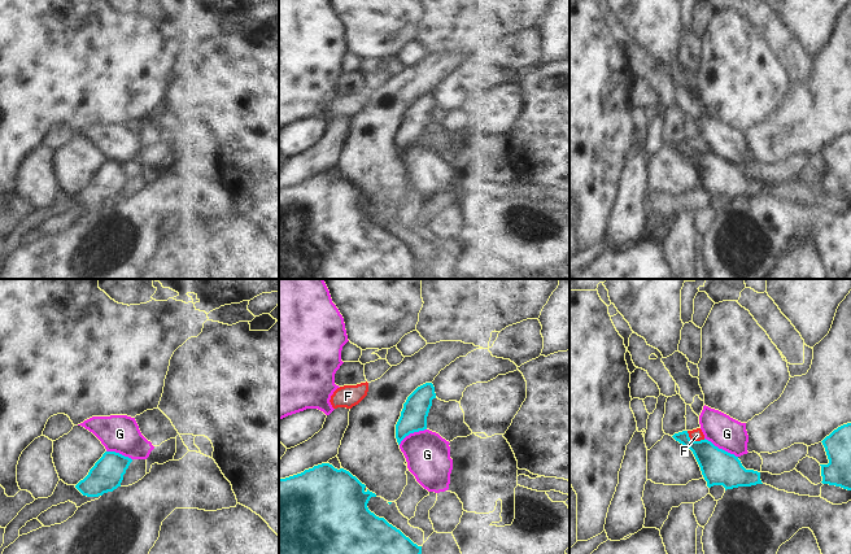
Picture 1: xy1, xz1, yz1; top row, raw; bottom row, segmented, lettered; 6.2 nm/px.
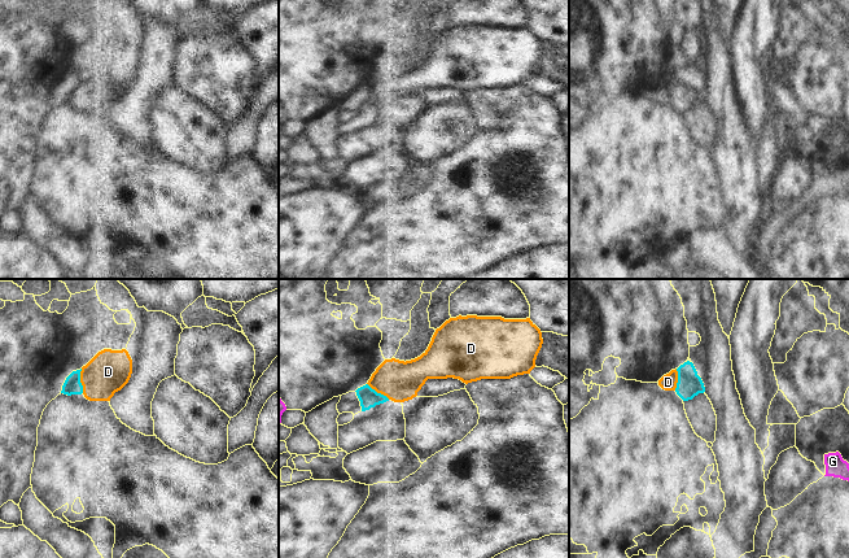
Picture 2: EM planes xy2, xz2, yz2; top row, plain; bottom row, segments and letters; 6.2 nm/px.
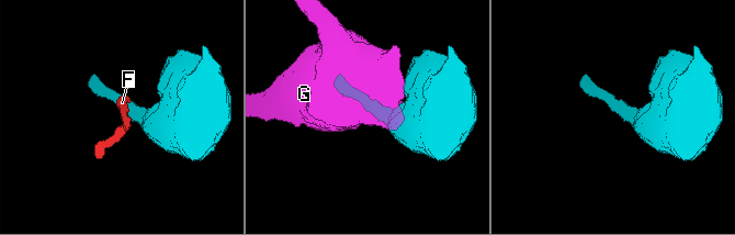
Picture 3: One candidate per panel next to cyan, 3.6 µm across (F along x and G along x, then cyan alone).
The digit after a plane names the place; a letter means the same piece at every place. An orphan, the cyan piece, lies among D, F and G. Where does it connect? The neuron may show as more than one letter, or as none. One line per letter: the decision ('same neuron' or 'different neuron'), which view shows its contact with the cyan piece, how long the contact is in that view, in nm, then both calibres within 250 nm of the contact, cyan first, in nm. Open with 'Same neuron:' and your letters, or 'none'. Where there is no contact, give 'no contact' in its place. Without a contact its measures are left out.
Same neuron: D
D: same neuron | xy2 | 150 nm | 110/260 nm
F: different neuron | yz1 | 130 nm | 220/80 nm
G: different neuron | yz1 | 240 nm | 220/200 nm

